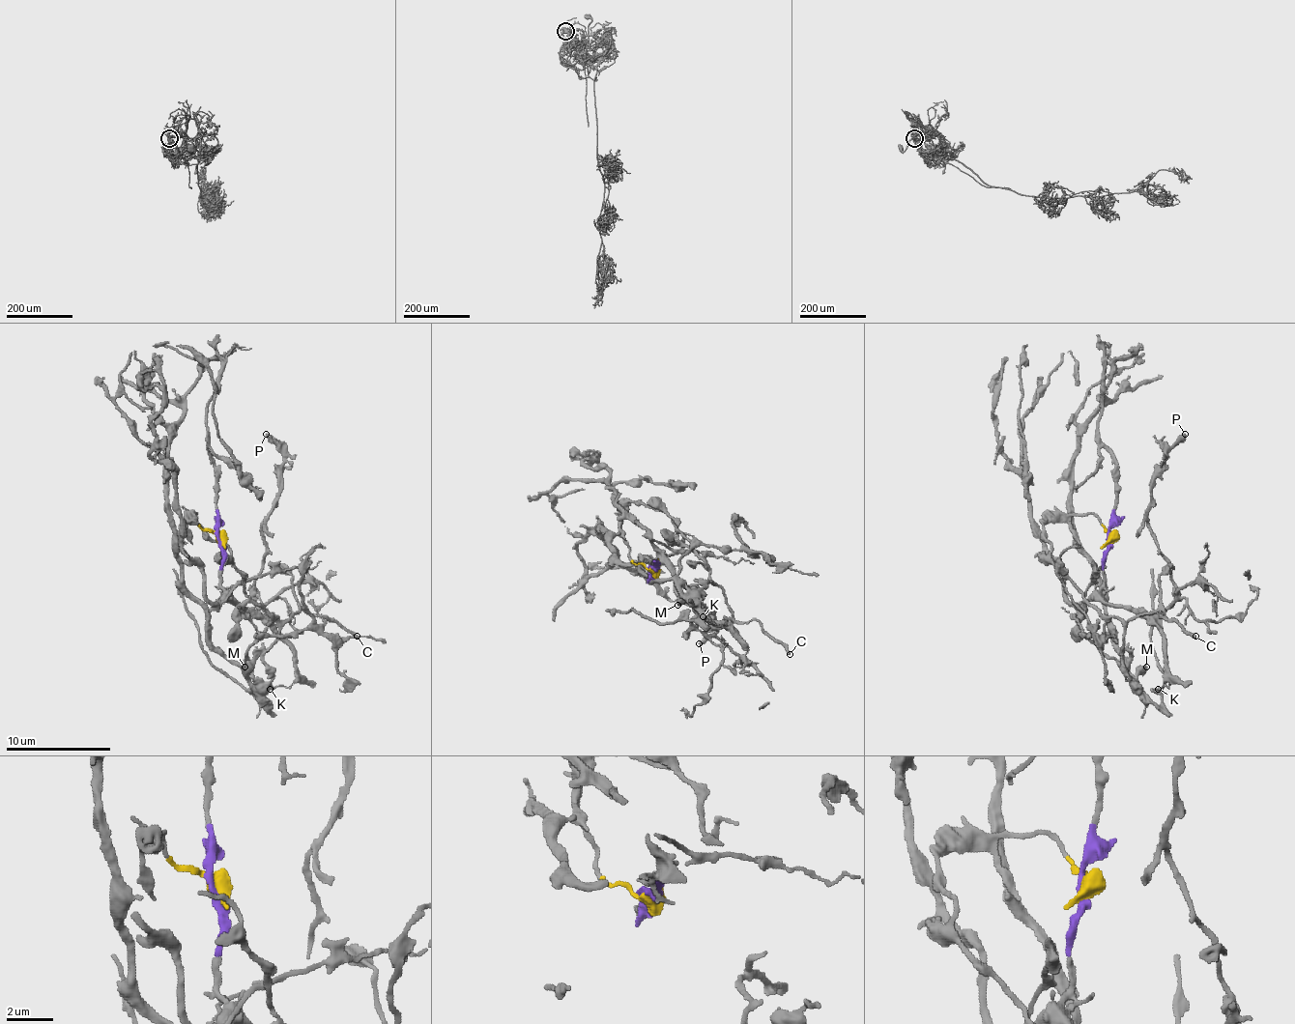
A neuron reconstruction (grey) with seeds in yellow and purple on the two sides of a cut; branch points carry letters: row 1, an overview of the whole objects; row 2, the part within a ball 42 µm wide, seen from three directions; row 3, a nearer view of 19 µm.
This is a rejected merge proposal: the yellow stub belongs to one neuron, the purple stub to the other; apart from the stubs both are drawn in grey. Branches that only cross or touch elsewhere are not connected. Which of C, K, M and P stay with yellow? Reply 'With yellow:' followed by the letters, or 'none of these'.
With yellow: C, M

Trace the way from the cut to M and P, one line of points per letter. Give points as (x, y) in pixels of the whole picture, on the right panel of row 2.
M: (1107, 539), (1092, 513), (1045, 524), (1050, 560), (1103, 615), (1121, 621), (1129, 681), (1147, 666)
P: (1107, 539), (1103, 594), (1110, 605), (1158, 615), (1173, 600), (1173, 584), (1147, 521), (1152, 473), (1184, 434)

